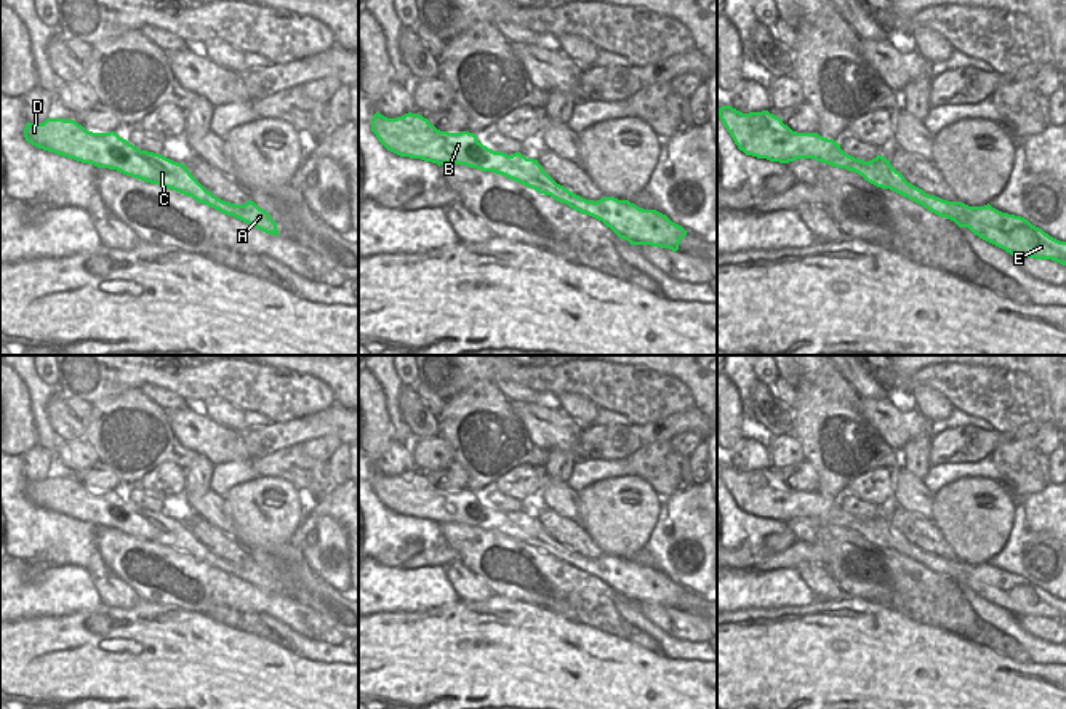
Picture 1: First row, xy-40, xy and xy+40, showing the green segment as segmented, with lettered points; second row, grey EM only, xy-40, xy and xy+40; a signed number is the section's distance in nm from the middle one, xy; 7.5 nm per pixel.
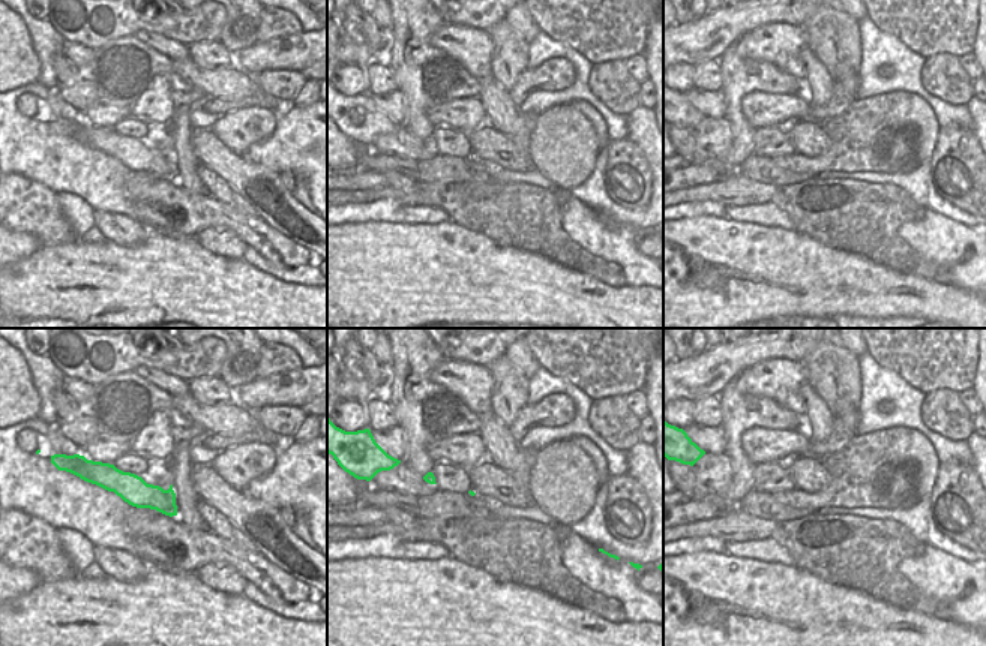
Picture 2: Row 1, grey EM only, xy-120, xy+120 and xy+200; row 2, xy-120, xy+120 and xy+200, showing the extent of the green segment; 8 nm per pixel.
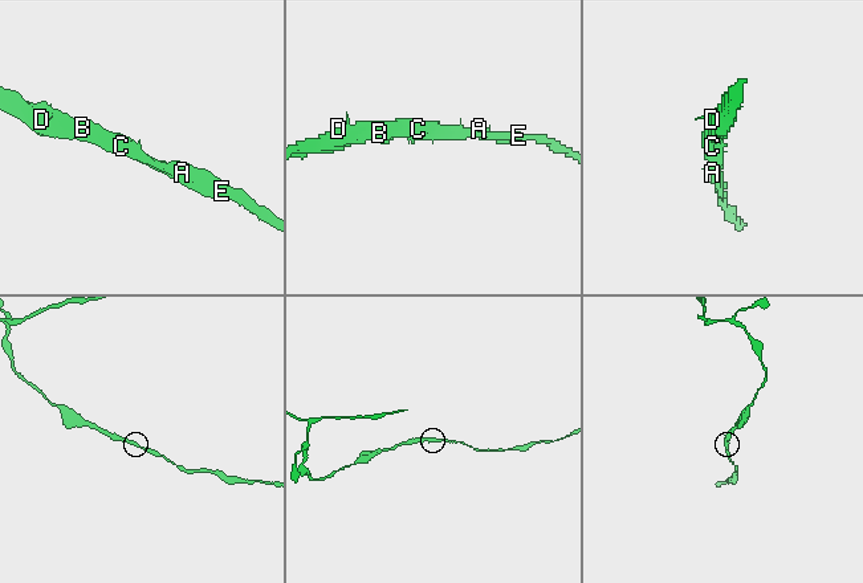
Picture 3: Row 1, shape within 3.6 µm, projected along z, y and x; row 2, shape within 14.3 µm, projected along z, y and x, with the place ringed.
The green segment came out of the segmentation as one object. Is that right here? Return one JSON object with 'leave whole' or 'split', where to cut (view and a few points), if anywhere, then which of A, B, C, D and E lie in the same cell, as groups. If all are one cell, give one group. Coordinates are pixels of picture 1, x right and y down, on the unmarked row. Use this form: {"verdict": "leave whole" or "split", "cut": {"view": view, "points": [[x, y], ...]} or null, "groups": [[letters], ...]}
{"verdict": "leave whole", "cut": null, "groups": [["A", "B", "C", "D", "E"]]}

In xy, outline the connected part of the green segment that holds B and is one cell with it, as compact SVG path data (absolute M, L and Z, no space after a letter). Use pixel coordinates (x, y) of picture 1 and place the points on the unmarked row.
M376 471L371 477L371 490L387 509L400 515L421 517L439 525L456 522L493 530L539 552L551 554L570 567L602 579L631 603L651 603L677 610L680 599L688 591L666 573L639 567L629 559L615 555L603 555L597 560L586 559L557 543L538 519L527 517L520 511L512 514L495 511L469 490L440 490L419 472L408 471L397 477L387 477Z

